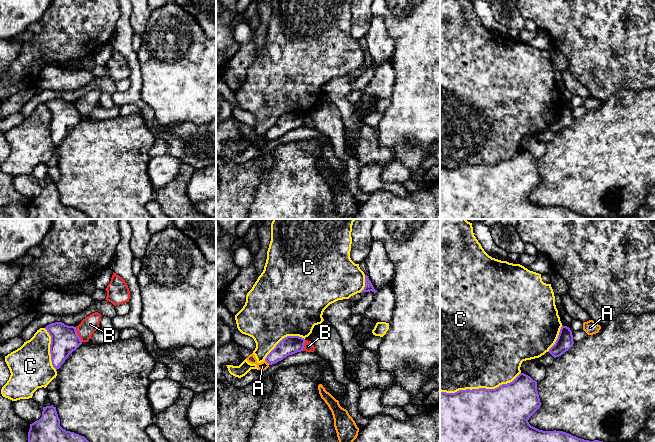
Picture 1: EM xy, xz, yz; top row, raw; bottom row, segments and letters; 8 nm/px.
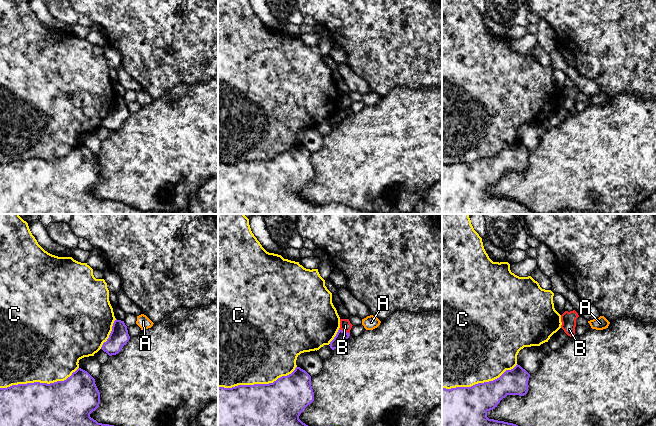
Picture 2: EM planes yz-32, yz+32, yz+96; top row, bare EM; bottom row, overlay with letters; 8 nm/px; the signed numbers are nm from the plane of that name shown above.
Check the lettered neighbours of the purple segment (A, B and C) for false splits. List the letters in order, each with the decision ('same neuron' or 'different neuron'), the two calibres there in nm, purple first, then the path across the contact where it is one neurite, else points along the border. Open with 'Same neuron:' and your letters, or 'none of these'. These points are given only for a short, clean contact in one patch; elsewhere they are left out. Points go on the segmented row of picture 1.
Same neuron: none of these
A: different neuron; calibres 150 and 70 nm; border xz (265, 360), (269, 364)
B: different neuron; calibres 220 and 140 nm; border xy (75, 327), (76, 333), (82, 341)
C: different neuron; calibres 440 and 500 nm

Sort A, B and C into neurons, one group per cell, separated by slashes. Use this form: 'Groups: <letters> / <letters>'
Groups: A / B / C

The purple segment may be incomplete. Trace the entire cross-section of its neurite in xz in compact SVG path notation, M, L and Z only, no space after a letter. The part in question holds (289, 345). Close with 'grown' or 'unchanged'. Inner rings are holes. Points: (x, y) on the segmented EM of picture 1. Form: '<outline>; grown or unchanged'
M287 336L283 338L276 347L267 355L265 361L275 364L289 355L303 351L305 339L299 336Z; unchanged

